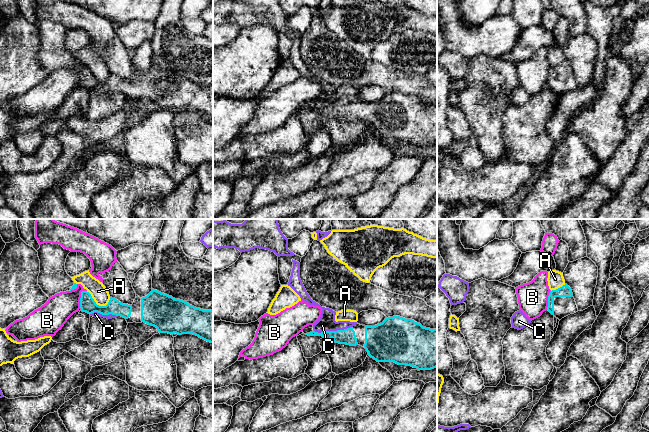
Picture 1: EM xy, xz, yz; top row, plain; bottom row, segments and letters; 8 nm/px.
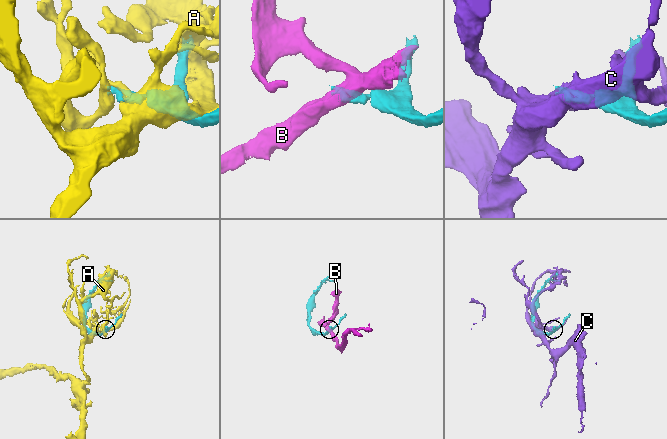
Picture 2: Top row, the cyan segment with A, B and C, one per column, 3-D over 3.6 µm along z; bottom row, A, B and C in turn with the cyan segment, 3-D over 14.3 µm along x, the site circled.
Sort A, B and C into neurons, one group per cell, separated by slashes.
A / B / C

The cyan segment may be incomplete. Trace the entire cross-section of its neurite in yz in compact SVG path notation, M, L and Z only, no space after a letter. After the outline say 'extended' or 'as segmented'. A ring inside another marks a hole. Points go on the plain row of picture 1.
M567 60L550 67L547 86L559 96L578 88L572 66Z | extended

